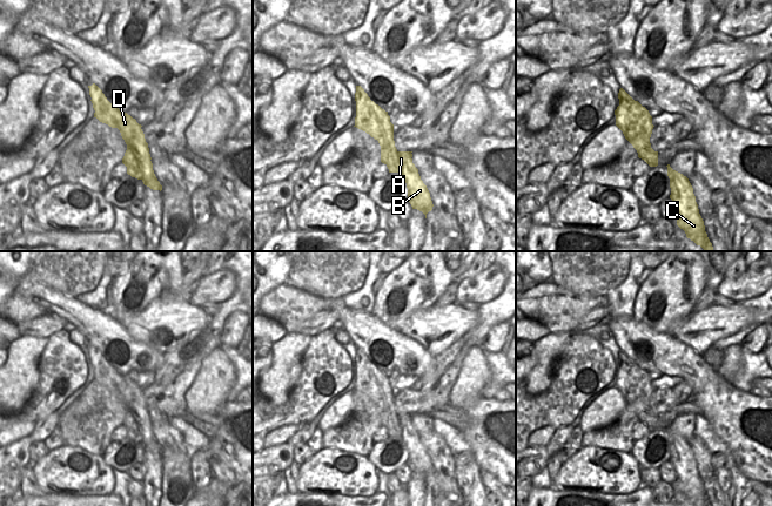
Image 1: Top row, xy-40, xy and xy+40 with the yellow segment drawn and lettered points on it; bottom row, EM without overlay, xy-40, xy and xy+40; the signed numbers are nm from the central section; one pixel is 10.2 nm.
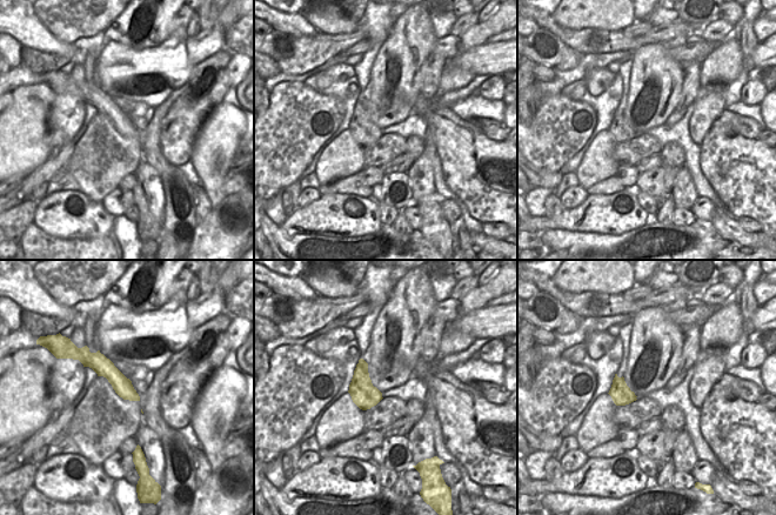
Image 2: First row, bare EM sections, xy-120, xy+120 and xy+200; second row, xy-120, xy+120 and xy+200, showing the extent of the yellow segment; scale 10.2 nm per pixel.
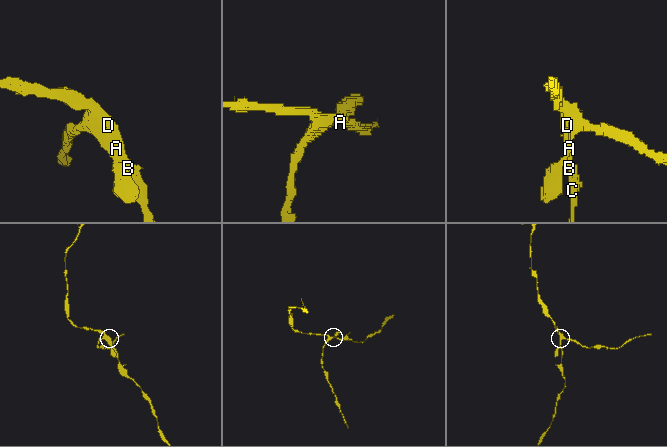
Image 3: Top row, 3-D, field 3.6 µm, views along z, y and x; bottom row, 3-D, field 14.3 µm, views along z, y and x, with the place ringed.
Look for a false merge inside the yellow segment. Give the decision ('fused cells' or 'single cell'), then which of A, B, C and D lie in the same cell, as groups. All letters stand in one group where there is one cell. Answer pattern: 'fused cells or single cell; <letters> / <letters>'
fused cells; A B C / D

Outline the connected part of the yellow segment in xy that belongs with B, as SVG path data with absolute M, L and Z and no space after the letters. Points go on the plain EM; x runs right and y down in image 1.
M398 414L403 429L403 441L408 451L408 464L412 472L417 472L425 478L432 473L432 464L427 448L421 443L418 432L412 426L412 414Z

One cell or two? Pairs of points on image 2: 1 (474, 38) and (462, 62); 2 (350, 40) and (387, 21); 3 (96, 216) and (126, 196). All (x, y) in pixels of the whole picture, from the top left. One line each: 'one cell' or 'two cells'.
1: two cells
2: two cells
3: two cells

